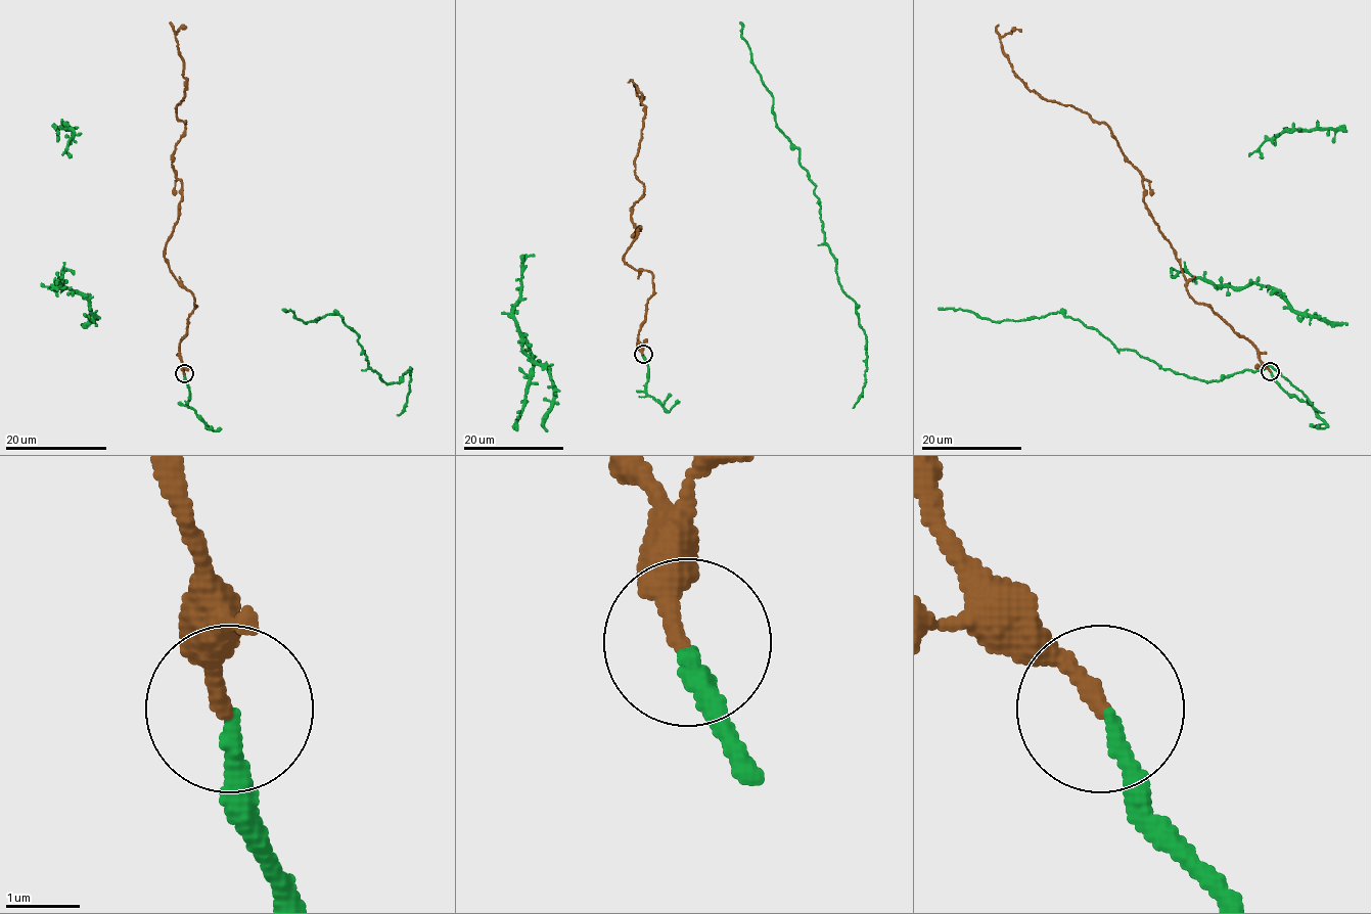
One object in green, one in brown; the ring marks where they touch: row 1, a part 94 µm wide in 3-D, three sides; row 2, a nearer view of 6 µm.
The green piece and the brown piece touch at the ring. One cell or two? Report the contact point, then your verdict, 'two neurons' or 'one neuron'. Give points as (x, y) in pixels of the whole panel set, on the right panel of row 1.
at (1270, 371); one neuron

